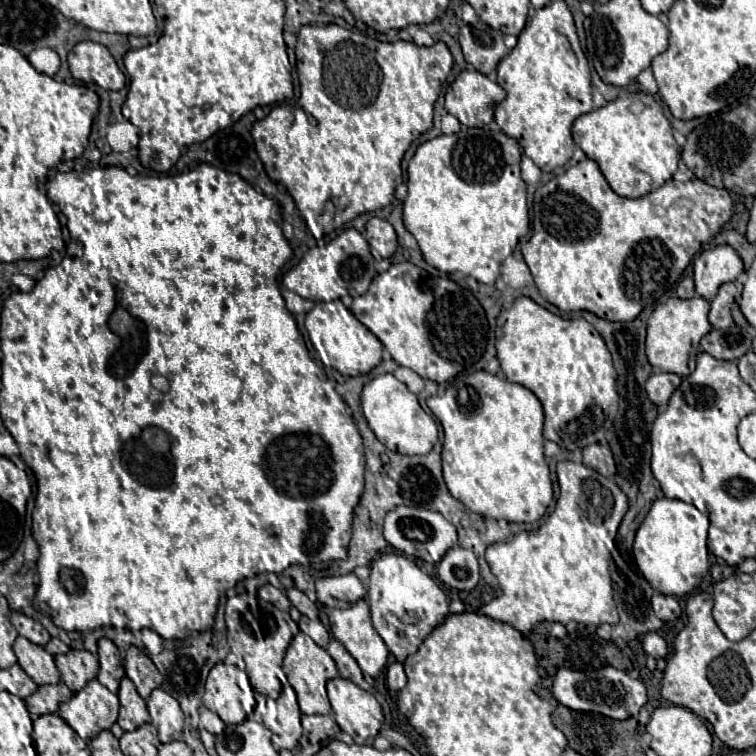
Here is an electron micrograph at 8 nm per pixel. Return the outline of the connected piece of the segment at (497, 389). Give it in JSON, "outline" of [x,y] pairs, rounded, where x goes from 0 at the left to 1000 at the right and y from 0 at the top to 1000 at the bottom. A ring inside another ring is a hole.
{"outline":[[[644,491],[610,493],[586,522],[567,525],[565,538],[586,562],[589,639],[602,660],[639,684],[668,687],[673,692],[708,692],[721,681],[731,660],[731,642],[718,602],[718,538],[697,512]]]}

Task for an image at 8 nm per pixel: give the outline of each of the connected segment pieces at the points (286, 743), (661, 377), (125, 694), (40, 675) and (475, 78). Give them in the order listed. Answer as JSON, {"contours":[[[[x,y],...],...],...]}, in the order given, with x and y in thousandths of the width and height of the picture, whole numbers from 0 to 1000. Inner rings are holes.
{"contours":[[[[377,906],[369,925],[351,925],[339,927],[337,938],[332,946],[341,946],[347,956],[361,967],[361,988],[369,991],[388,991],[401,970],[398,962],[398,940],[393,933],[390,914]]],[[[864,493],[858,501],[856,501],[856,525],[869,536],[869,538],[877,538],[885,533],[890,517],[898,512],[901,507],[901,499],[893,496],[893,493]]],[[[168,896],[160,898],[155,922],[157,922],[157,930],[160,930],[155,956],[160,959],[163,967],[176,967],[184,959],[200,954],[194,933],[192,933],[192,927],[189,927],[184,917],[179,914],[179,906],[173,903],[173,898],[168,898]]],[[[22,843],[17,851],[17,861],[22,866],[22,877],[49,906],[78,903],[78,888],[60,856],[46,853],[33,843]]],[[[615,91],[589,123],[589,144],[615,168],[639,168],[652,160],[655,142],[668,131],[668,120],[644,99]]]]}

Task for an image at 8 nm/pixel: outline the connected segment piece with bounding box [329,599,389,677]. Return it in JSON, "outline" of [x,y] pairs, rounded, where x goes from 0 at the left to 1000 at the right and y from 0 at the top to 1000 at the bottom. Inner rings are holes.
{"outline":[[[475,792],[472,798],[462,800],[459,806],[438,806],[435,808],[435,827],[440,835],[440,845],[454,851],[454,856],[467,866],[467,872],[475,877],[480,890],[499,896],[509,885],[515,858],[491,827],[491,811],[488,811],[488,800],[483,792]]]}

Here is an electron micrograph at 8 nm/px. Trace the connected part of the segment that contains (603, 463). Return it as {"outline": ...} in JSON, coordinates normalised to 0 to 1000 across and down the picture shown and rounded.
{"outline":[[[784,586],[782,591],[771,594],[771,612],[787,623],[792,623],[795,628],[806,631],[813,626],[813,610],[808,602],[808,594],[803,589],[792,589]]]}

